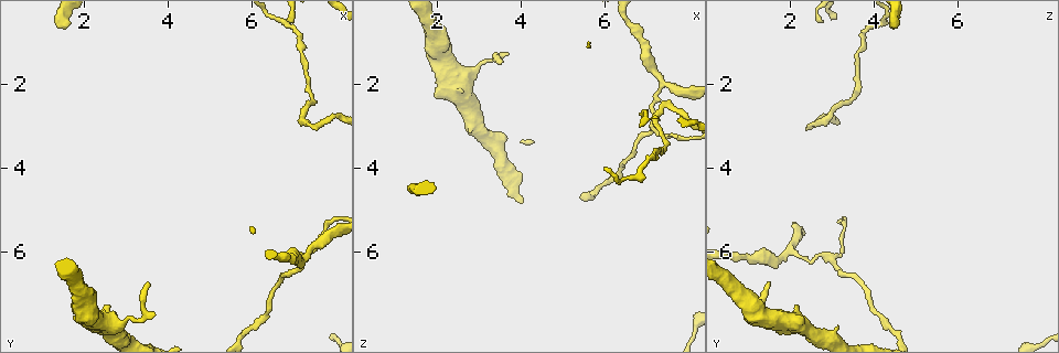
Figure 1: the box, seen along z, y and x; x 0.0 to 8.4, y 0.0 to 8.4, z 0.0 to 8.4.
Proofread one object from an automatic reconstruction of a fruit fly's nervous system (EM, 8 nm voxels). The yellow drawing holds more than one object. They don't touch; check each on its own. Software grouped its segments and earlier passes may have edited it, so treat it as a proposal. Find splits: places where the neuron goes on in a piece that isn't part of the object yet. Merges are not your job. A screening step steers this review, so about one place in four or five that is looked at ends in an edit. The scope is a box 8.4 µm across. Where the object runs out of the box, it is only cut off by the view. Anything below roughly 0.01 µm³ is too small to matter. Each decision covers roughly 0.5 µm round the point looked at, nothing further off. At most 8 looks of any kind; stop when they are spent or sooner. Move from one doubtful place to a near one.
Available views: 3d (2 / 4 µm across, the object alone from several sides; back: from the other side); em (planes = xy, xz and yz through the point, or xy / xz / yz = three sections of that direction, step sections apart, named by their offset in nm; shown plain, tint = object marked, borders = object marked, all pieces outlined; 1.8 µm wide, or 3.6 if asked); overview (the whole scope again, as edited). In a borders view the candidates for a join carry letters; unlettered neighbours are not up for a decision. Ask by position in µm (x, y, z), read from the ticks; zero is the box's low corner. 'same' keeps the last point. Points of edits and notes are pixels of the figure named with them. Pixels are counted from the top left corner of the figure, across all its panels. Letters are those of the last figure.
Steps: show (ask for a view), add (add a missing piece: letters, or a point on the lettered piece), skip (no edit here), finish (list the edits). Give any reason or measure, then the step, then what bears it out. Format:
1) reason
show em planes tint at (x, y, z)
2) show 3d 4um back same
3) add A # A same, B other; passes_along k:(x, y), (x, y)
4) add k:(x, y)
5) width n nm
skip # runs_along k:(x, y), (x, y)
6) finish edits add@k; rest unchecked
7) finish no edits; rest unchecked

three arms meet
show em xz step 4 tint at (7.30, 6.00, 1.85)

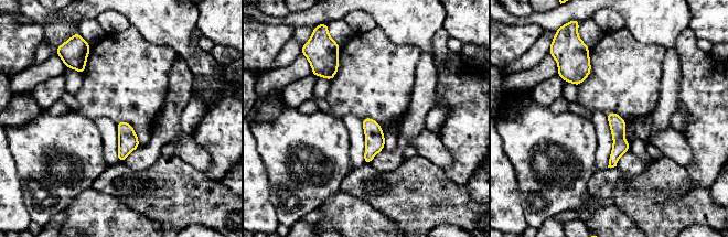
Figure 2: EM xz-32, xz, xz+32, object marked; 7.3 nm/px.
show em planes borders same

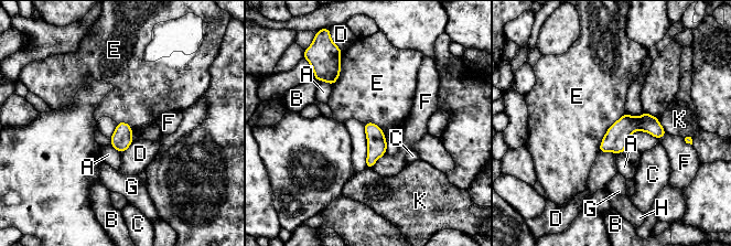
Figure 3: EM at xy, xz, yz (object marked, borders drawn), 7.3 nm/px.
skip # A other, B other, C other, D other, E other, F other, G other, H other, K other; border 3:(624, 111), (608, 129), (598, 151); none of them fits

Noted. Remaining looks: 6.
sharp bend
show 3d 2um at (3.20, 7.55, 1.50)

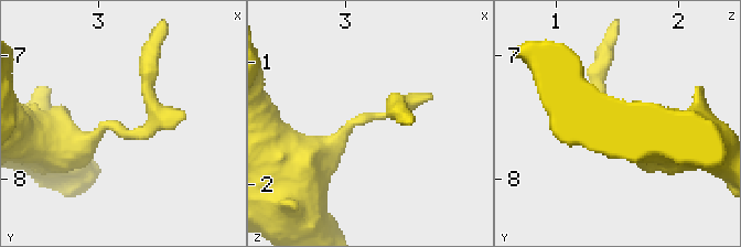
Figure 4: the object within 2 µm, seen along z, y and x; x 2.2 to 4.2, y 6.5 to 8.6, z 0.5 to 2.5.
now the EM
show em planes borders at (3.18, 7.60, 1.48)

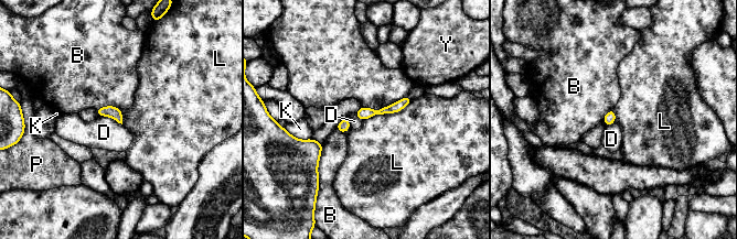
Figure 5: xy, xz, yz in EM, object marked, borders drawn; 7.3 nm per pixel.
longest_contact L 400 nm
skip # B other, D other, K other, L other, P other, Y other; border 5:(412, 99), (398, 111), (362, 121); no lettered piece goes on from it

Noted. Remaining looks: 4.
an open end
show em planes borders at (1.35, 0.65, 4.50)

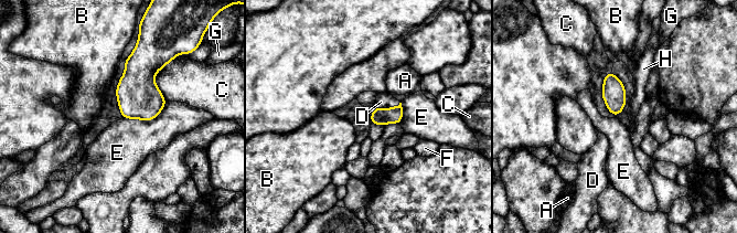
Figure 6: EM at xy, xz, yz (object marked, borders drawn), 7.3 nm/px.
add D # A other, B other, C other, D same, E other, F other, G other, H other; passes_along 6:(394, 115), (387, 108), (383, 99); it goes on there

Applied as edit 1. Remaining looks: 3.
finish edits add@6; rest unchecked

